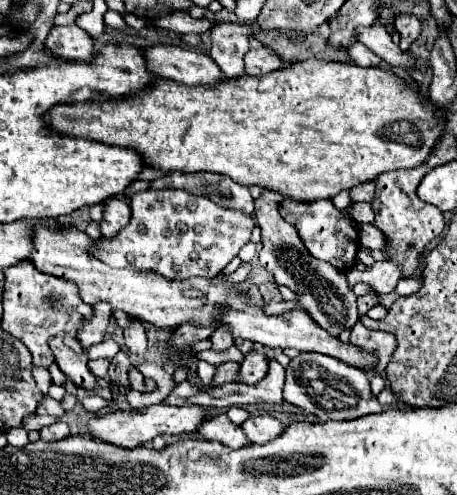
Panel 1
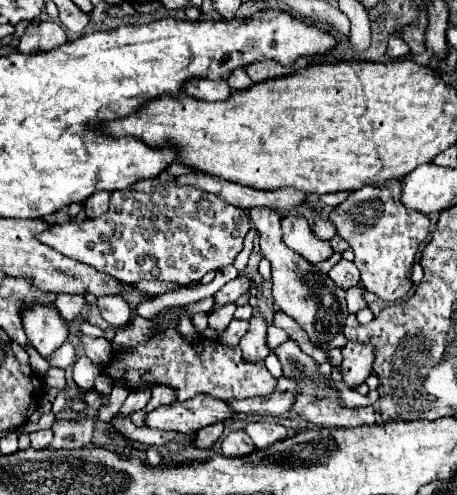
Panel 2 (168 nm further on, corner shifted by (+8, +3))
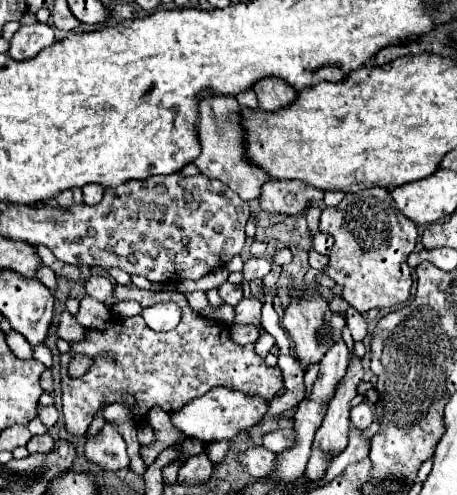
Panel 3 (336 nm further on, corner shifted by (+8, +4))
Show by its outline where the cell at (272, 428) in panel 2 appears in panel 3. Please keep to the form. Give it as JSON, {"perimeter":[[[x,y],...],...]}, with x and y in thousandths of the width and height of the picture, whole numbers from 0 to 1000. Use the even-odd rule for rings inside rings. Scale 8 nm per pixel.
{"perimeter":[[[635,863],[578,879],[578,903],[600,915],[617,915],[617,911],[643,903],[643,895],[648,895],[648,883],[643,883],[643,867],[635,867]]]}

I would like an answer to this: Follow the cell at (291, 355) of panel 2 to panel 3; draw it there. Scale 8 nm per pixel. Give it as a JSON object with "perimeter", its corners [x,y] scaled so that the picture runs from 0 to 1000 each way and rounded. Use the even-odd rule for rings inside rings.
{"perimeter":[[[792,812],[766,830],[766,848],[783,867],[805,867],[818,851],[818,834],[803,812]]]}

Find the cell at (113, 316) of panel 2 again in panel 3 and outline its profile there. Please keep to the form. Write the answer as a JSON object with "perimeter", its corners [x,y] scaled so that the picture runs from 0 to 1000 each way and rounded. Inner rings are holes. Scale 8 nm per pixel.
{"perimeter":[[[197,556],[193,564],[184,564],[184,584],[197,600],[214,604],[214,608],[232,608],[236,600],[245,600],[245,584],[249,576],[219,556]]]}

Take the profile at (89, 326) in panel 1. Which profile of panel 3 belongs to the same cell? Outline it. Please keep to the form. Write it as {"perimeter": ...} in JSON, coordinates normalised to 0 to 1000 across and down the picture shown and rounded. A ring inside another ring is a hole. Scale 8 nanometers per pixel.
{"perimeter":[[[83,535],[83,543],[79,543],[79,560],[105,580],[105,584],[123,584],[123,556],[118,556],[118,547],[109,543],[109,539],[101,539],[101,535]]]}

